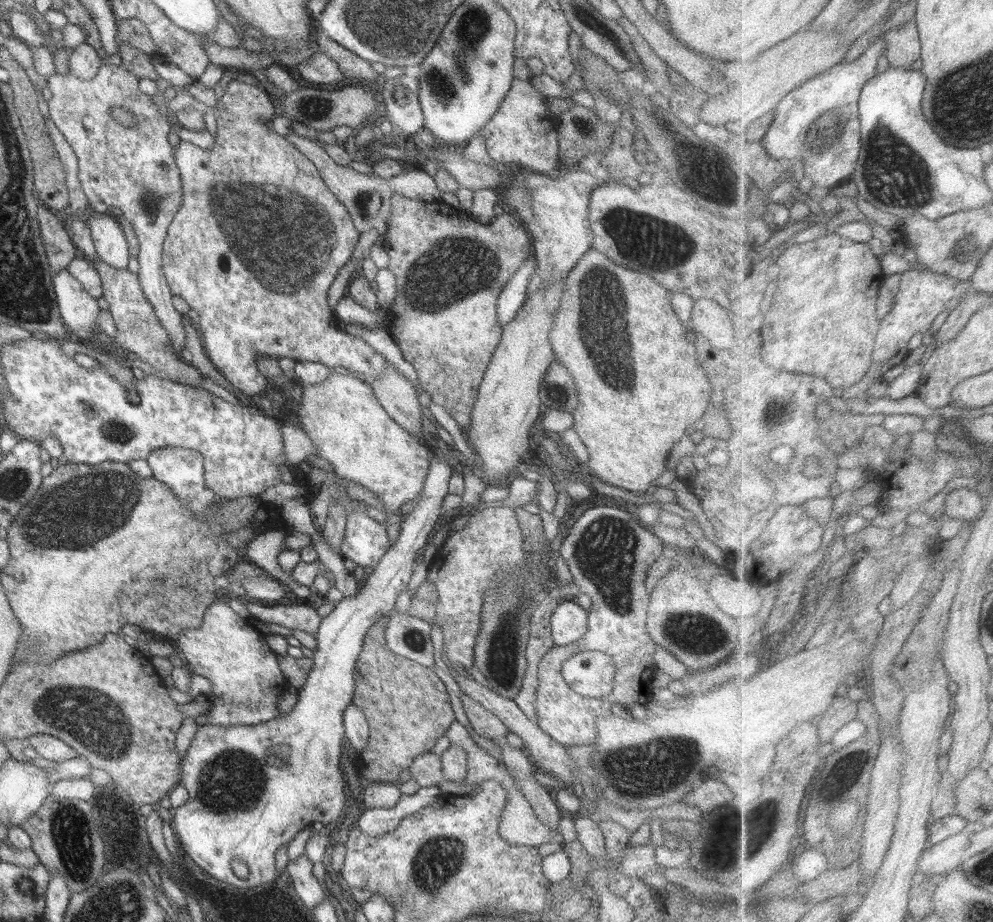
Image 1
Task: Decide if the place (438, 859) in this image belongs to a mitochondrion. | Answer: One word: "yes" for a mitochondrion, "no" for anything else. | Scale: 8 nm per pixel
yes

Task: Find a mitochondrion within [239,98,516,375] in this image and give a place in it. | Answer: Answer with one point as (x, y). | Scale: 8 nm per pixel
(431, 289)

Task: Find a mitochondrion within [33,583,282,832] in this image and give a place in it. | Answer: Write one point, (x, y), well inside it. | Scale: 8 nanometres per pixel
(61, 710)

